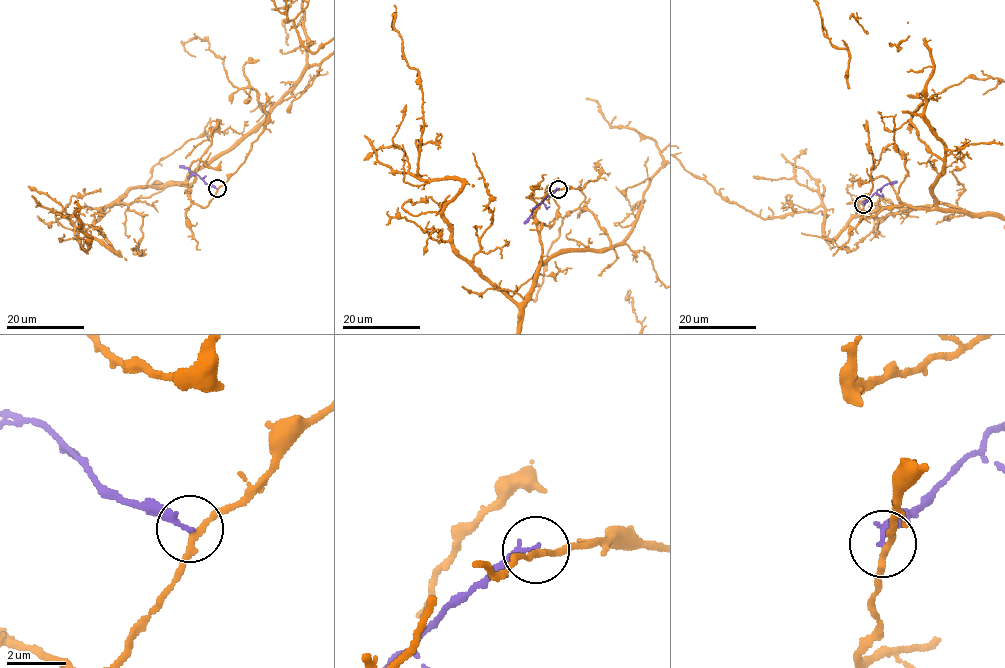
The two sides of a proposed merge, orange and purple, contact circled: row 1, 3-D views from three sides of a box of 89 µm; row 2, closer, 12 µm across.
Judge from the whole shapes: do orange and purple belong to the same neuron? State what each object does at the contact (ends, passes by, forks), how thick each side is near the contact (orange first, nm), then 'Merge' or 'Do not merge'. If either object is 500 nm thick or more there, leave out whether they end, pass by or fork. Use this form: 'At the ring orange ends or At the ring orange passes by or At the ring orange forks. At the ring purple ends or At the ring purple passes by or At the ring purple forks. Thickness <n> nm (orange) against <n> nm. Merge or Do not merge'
At the ring orange passes by. At the ring purple ends. Thickness 200 nm (orange) against 240 nm. Do not merge

